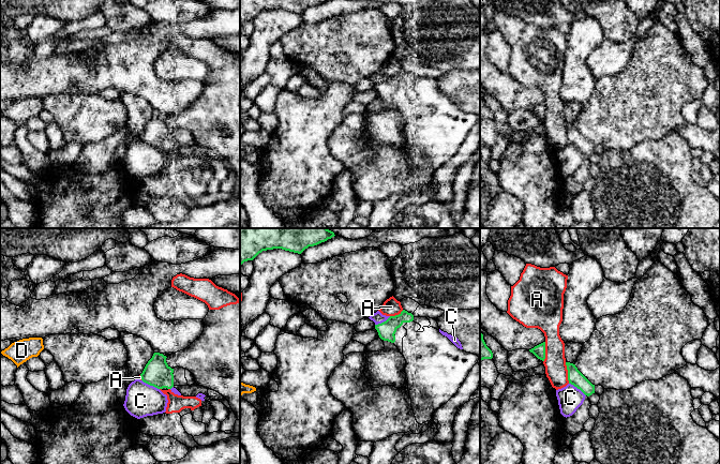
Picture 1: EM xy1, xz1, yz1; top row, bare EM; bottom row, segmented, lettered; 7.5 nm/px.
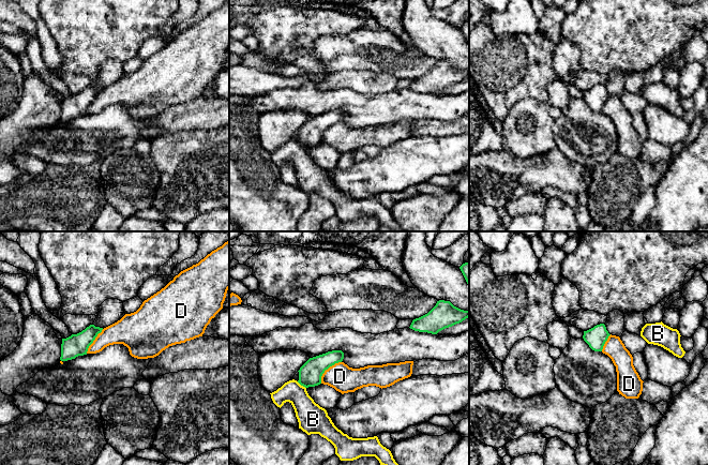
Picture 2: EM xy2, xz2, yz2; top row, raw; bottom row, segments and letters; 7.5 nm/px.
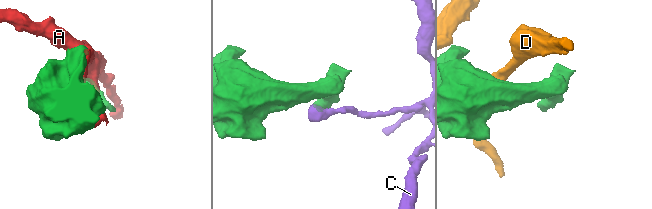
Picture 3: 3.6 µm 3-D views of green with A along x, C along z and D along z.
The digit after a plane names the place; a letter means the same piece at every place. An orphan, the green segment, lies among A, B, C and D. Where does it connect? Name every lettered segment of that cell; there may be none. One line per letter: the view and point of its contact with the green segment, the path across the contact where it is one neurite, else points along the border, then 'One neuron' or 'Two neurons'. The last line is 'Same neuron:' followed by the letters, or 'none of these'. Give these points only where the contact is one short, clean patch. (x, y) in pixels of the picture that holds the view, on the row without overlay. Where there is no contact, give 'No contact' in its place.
A: Touches green at yz1 (568, 133). Two neurons
B: Touches green at xz2 (301, 145). Boundary: xz2 (297, 141), (305, 148). Two neurons
C: Touches green at xy1 (150, 145). Boundary: xy1 (141, 139), (159, 149). Two neurons
D: Touches green at xz2 (327, 129). Two neurons
Same neuron: none of these

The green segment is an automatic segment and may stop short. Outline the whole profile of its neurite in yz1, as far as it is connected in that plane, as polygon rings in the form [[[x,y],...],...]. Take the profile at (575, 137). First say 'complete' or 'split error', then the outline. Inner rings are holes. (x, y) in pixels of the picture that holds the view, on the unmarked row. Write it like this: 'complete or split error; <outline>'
complete; [[[566,122],[568,130],[569,144],[580,149],[585,155],[589,156],[595,153],[595,145],[592,145],[575,126],[575,124]]]

